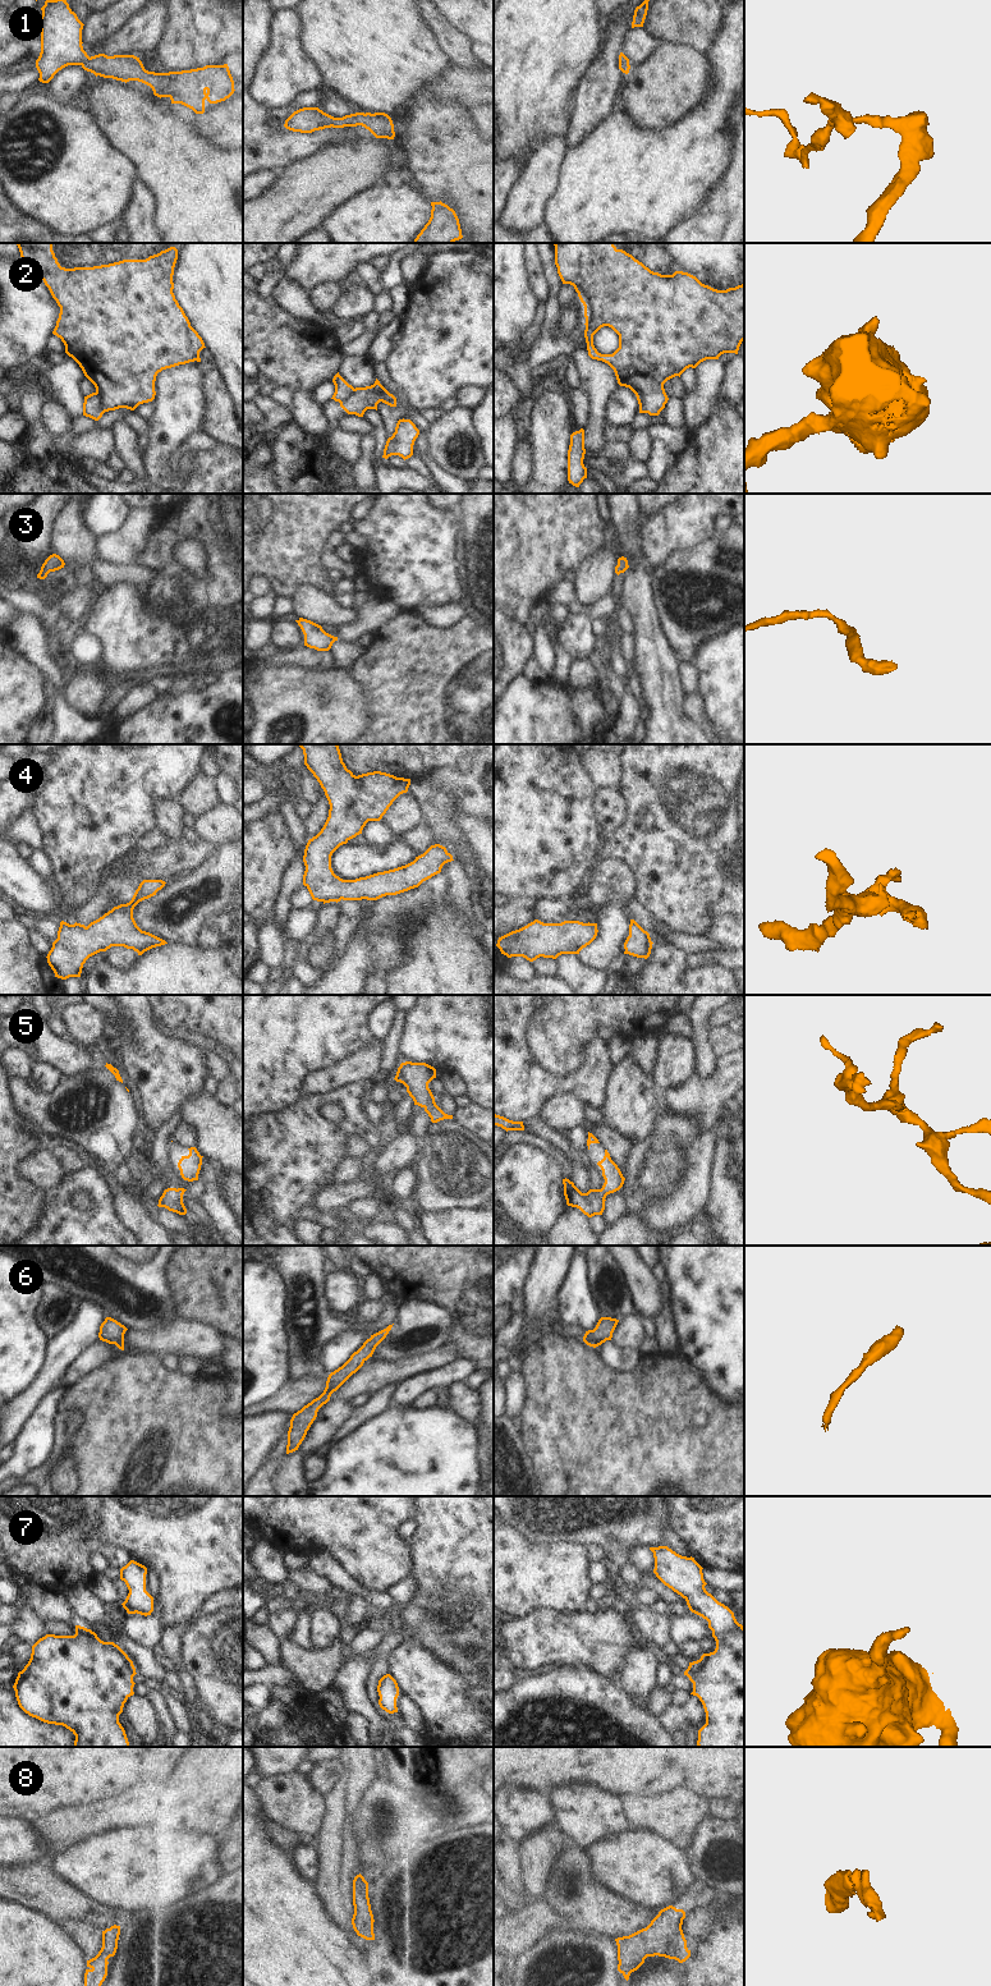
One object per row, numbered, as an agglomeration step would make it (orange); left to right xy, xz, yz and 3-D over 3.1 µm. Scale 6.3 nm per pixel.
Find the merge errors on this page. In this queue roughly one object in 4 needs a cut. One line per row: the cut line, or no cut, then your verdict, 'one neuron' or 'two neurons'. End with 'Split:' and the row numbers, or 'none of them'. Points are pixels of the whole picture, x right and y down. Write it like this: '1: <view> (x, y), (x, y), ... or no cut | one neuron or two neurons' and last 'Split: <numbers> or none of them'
1: no cut | one neuron
2: xy (96, 391), (105, 411) | two neurons
3: no cut | one neuron
4: no cut | one neuron
5: no cut | one neuron
6: no cut | one neuron
7: no cut | one neuron
8: no cut | one neuron
Split: 2

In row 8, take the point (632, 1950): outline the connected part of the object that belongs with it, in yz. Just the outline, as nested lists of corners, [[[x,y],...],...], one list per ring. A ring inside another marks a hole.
[[[669,1905],[659,1912],[651,1923],[629,1936],[615,1939],[618,1945],[618,1971],[628,1981],[647,1957],[665,1957],[679,1963],[691,1957],[682,1925],[685,1918],[683,1909]]]

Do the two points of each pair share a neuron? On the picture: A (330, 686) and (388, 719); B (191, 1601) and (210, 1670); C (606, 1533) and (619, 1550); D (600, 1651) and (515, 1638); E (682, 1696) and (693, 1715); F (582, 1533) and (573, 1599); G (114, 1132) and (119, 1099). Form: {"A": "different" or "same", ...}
{"A": "different", "B": "different", "C": "same", "D": "same", "E": "different", "F": "different", "G": "same"}

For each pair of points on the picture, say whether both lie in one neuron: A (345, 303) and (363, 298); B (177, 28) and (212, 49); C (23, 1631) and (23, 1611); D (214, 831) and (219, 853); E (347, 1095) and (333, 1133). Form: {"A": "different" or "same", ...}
{"A": "same", "B": "same", "C": "same", "D": "different", "E": "same"}

